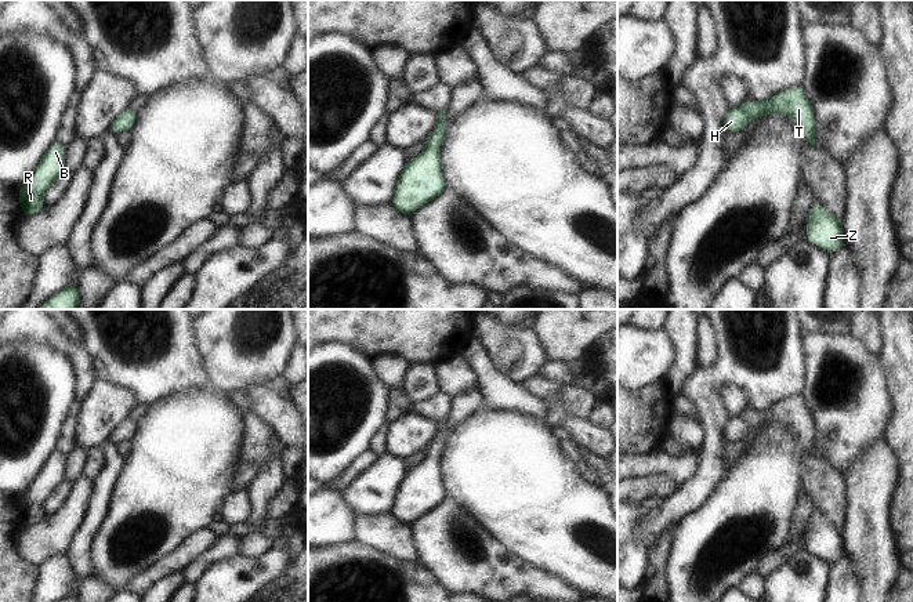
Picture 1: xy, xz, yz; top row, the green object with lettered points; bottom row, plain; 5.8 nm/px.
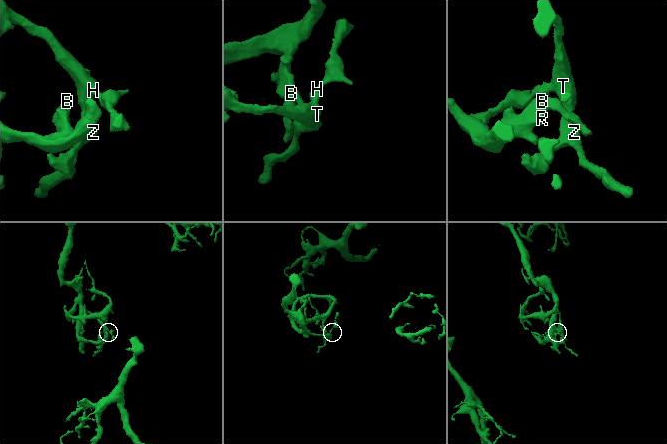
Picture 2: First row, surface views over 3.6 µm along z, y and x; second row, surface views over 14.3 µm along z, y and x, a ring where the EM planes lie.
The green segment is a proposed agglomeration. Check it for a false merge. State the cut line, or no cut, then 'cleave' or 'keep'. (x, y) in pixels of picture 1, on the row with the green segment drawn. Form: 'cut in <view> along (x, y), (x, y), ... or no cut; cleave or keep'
cut in yz along (741, 107), (749, 118); cleave

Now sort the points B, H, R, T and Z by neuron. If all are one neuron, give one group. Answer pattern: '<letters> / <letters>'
B R T Z / H

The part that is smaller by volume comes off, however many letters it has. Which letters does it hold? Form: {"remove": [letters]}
{"remove": ["H"]}

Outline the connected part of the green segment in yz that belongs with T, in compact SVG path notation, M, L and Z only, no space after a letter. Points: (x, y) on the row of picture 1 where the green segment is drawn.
M803 86L778 93L768 101L753 101L747 98L740 108L753 119L760 119L771 113L790 116L808 142L815 145L816 123Z

